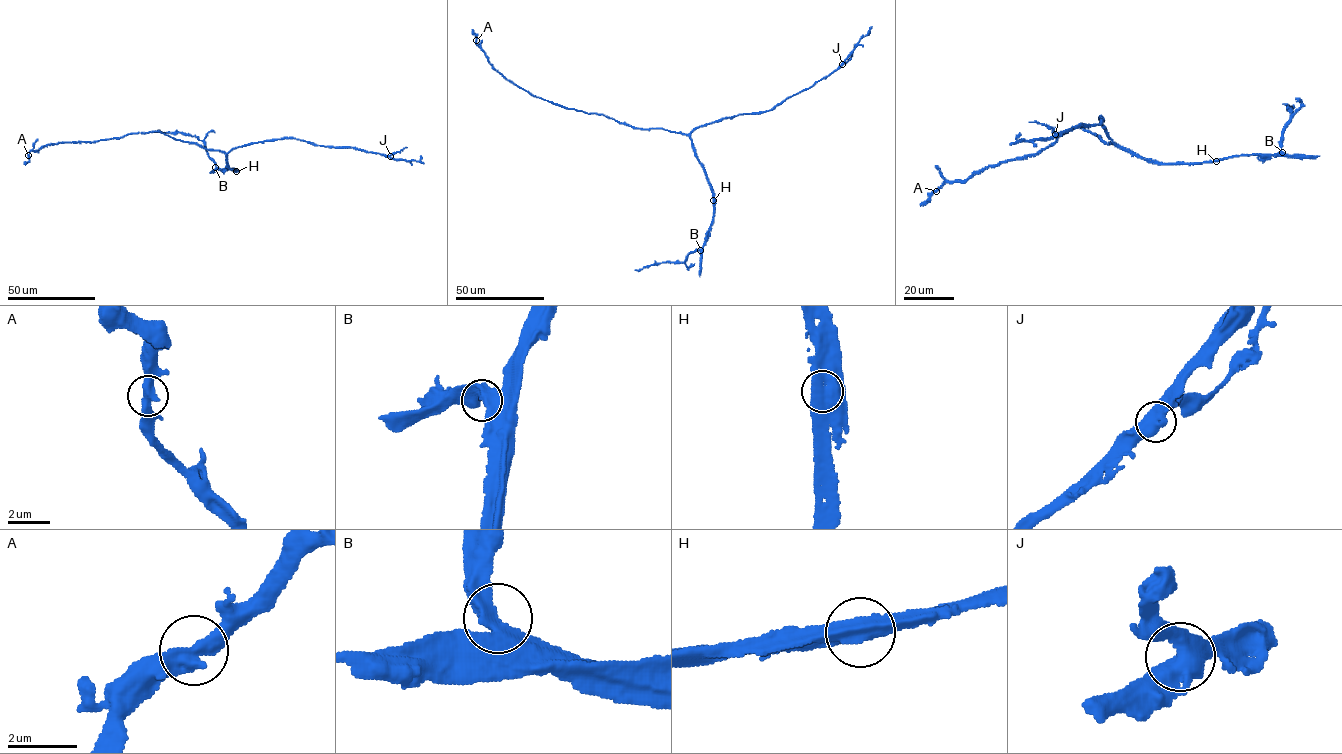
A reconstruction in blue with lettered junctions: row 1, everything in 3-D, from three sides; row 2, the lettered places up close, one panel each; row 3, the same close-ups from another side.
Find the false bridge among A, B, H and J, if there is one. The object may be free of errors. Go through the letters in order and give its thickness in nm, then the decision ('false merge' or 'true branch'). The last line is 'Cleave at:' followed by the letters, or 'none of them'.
A: 460 nm thick; true branch
B: 440 nm thick; true branch
H: 550 nm thick; true branch
J: 480 nm thick; true branch
Cleave at: none of them

